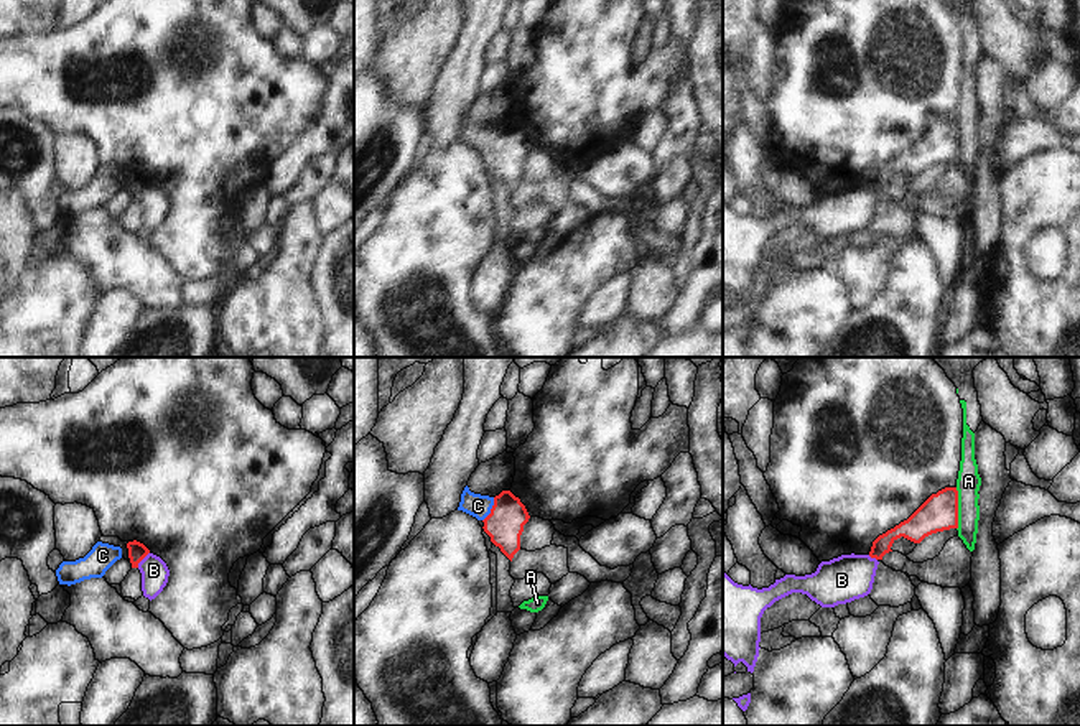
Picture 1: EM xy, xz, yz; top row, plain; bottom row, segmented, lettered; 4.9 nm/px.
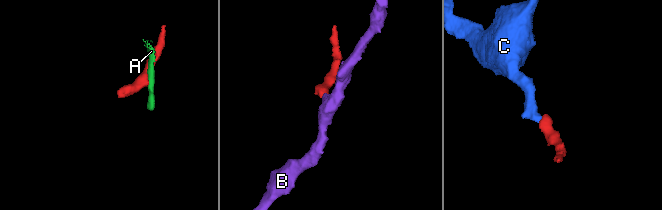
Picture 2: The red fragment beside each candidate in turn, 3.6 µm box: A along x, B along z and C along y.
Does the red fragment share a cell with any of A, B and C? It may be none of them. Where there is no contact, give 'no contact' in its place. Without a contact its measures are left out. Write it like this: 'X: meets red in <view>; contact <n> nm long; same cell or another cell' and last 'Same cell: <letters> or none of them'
A: meets red in yz; contact 200 nm long; another cell
B: meets red in xy; contact 100 nm long; another cell
C: meets red in xz; contact 130 nm long; same cell
Same cell: C

